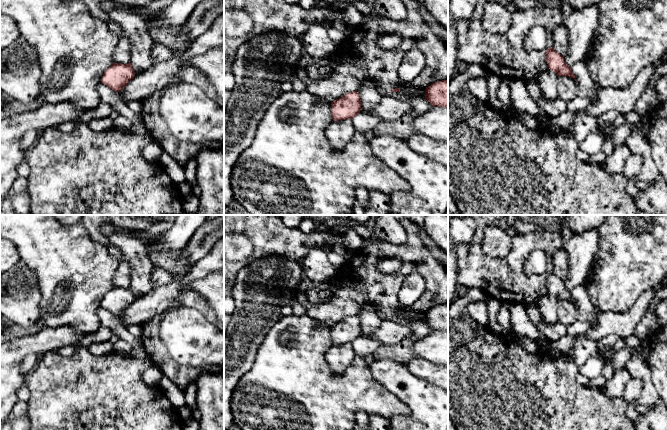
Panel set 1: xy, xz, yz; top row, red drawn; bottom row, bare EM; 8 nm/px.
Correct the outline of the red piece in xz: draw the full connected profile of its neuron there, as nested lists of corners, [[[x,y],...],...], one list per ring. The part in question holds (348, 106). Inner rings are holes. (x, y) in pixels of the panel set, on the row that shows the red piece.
[[[352,91],[331,103],[333,121],[353,119],[361,110],[361,99],[357,91]]]

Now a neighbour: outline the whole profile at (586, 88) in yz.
[[[587,60],[577,62],[571,66],[571,70],[577,81],[577,96],[591,98],[594,104],[597,102],[597,92],[595,82],[592,79],[590,67]]]

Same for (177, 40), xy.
[[[183,25],[176,29],[151,32],[150,34],[155,42],[166,45],[173,51],[174,55],[180,55],[186,51],[195,39],[184,32]]]

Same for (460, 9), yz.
[[[449,0],[448,10],[455,21],[469,19],[476,8],[476,0]]]

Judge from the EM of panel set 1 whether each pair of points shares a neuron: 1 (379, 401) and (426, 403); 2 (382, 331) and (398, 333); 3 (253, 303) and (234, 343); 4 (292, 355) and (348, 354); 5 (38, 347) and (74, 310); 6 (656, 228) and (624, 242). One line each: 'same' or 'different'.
1: different
2: same
3: same
4: different
5: different
6: same

